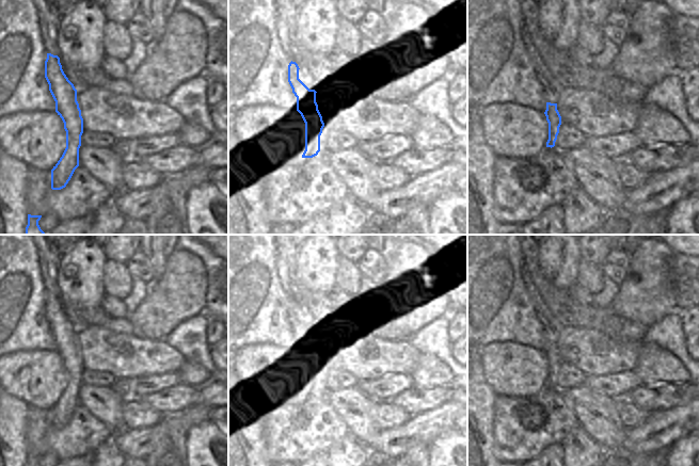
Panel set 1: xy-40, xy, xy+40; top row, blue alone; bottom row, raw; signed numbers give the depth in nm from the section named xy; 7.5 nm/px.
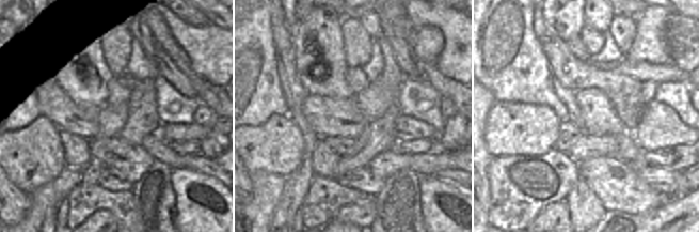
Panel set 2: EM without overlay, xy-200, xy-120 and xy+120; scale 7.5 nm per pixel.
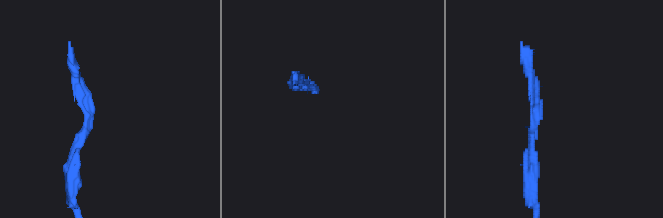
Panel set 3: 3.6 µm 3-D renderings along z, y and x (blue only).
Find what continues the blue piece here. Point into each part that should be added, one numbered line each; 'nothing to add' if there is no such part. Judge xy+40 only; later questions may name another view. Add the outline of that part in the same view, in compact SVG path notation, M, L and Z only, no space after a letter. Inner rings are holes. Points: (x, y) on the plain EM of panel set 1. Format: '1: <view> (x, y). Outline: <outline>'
nothing to add.

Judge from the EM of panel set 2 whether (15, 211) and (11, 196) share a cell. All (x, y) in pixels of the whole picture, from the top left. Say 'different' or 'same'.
same

